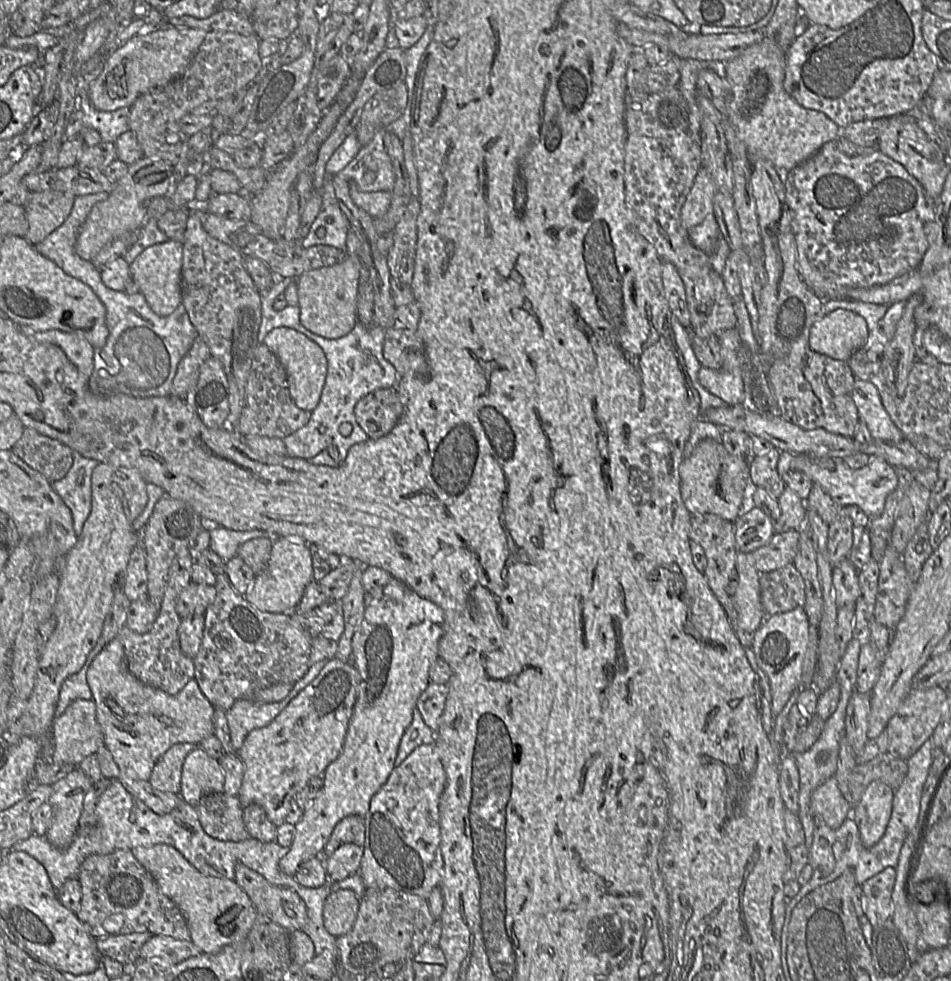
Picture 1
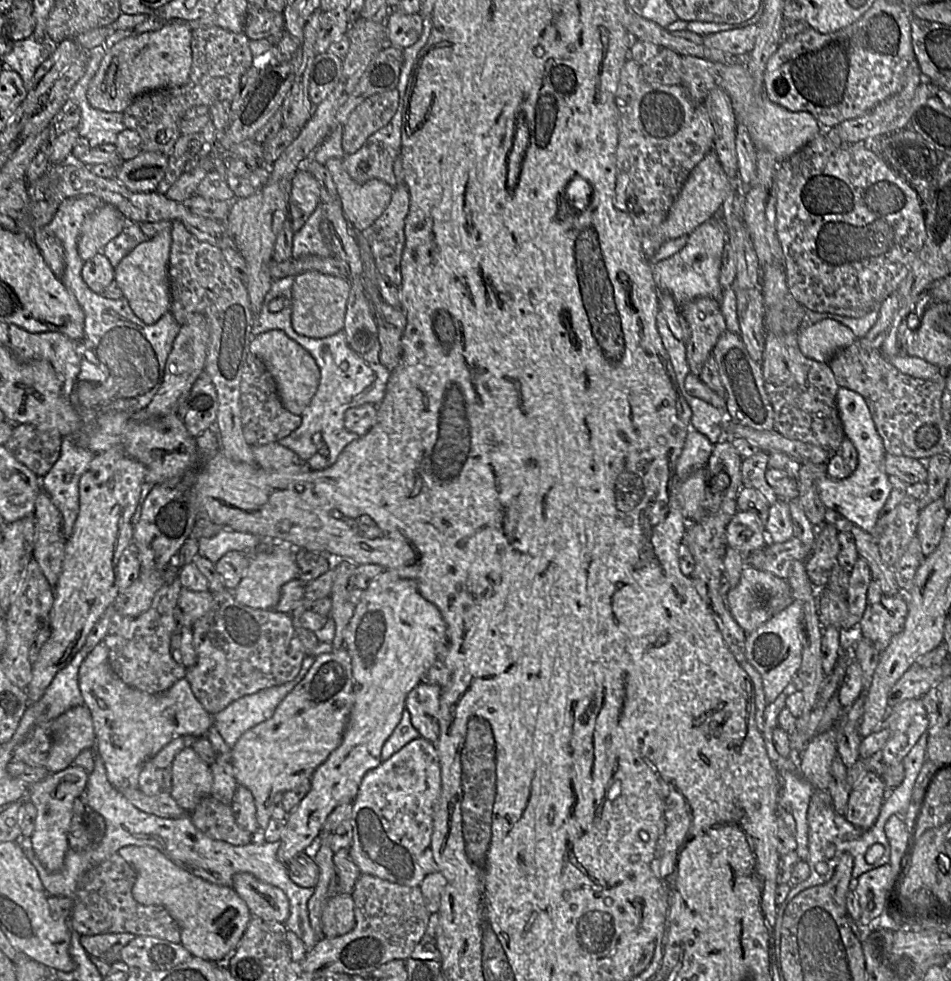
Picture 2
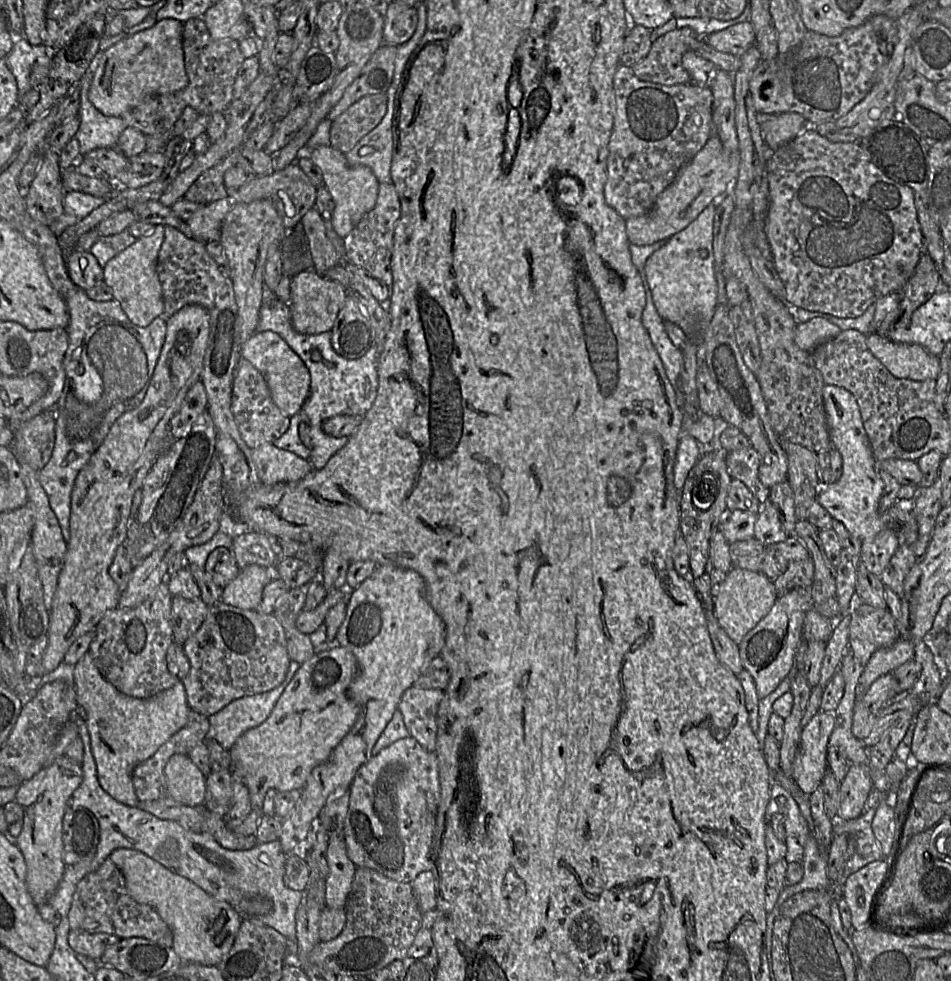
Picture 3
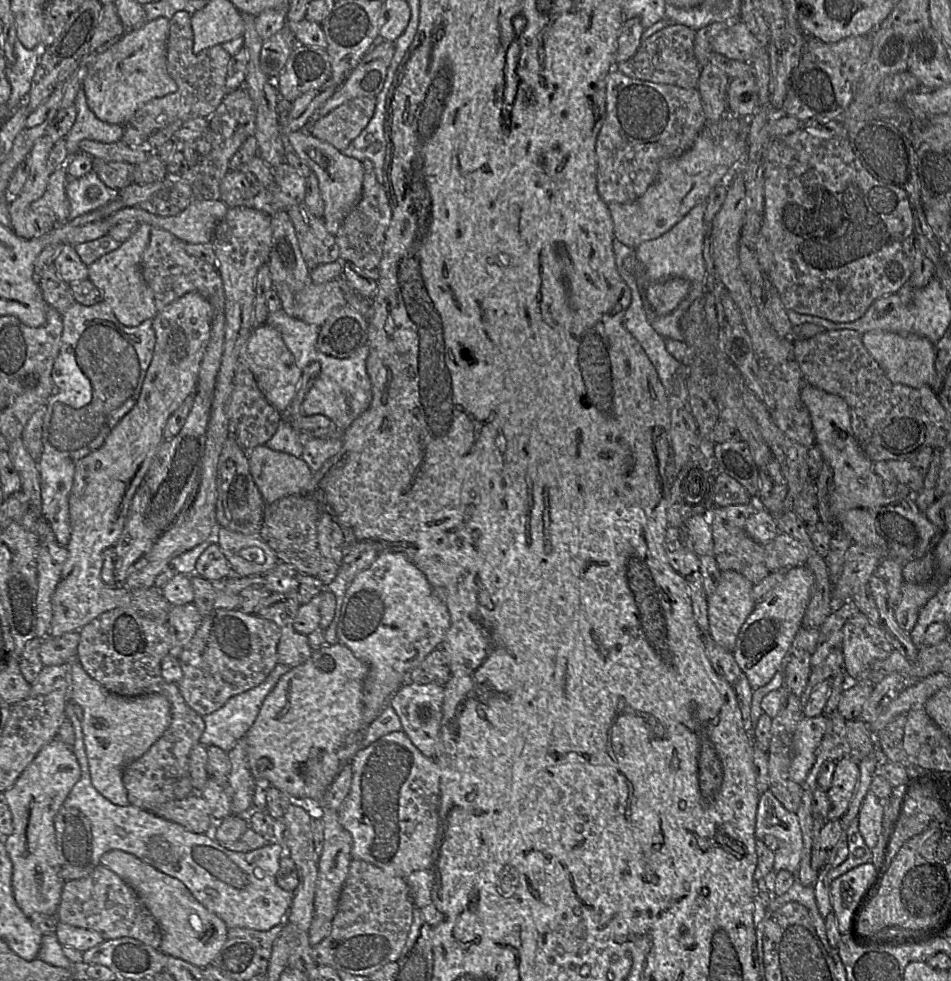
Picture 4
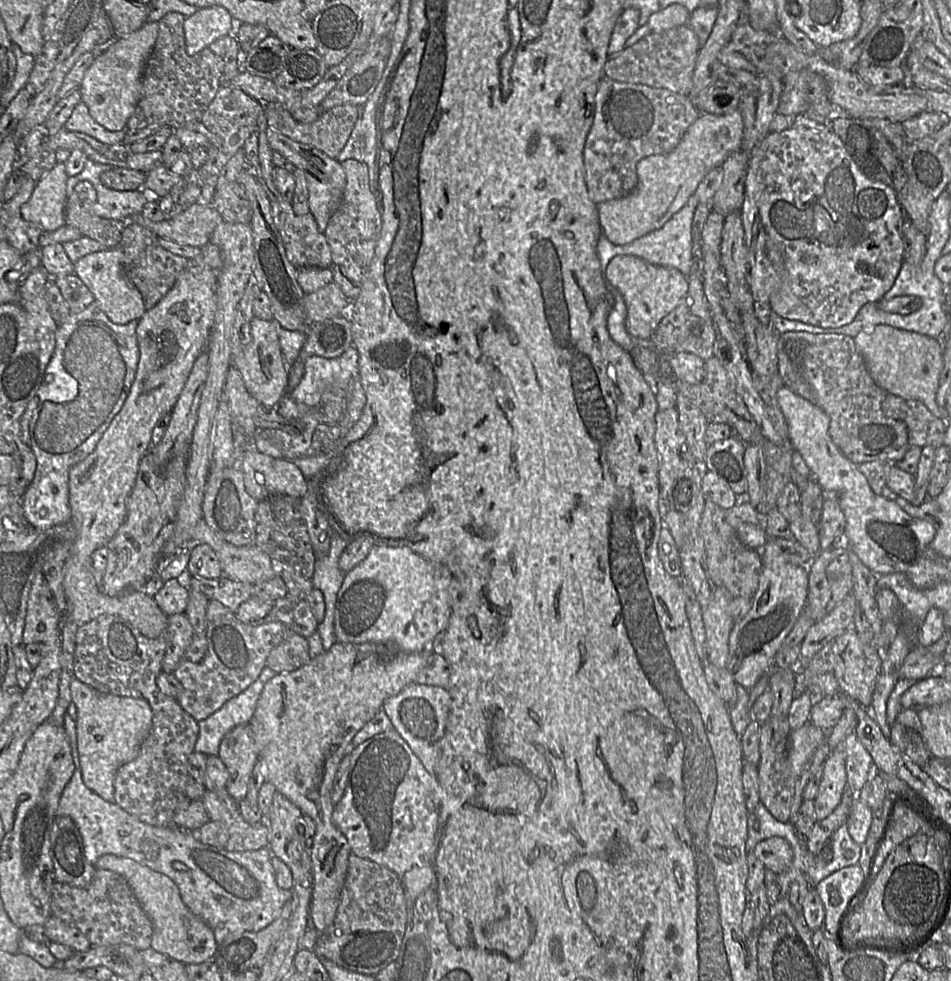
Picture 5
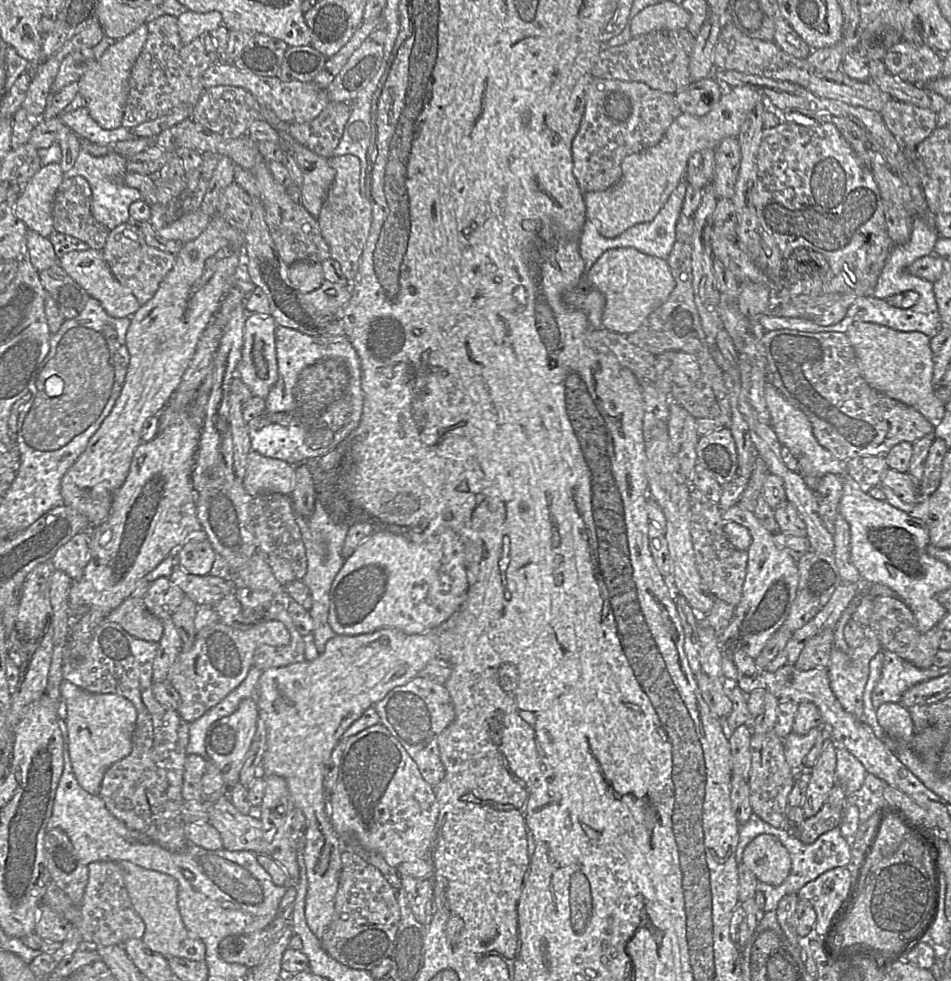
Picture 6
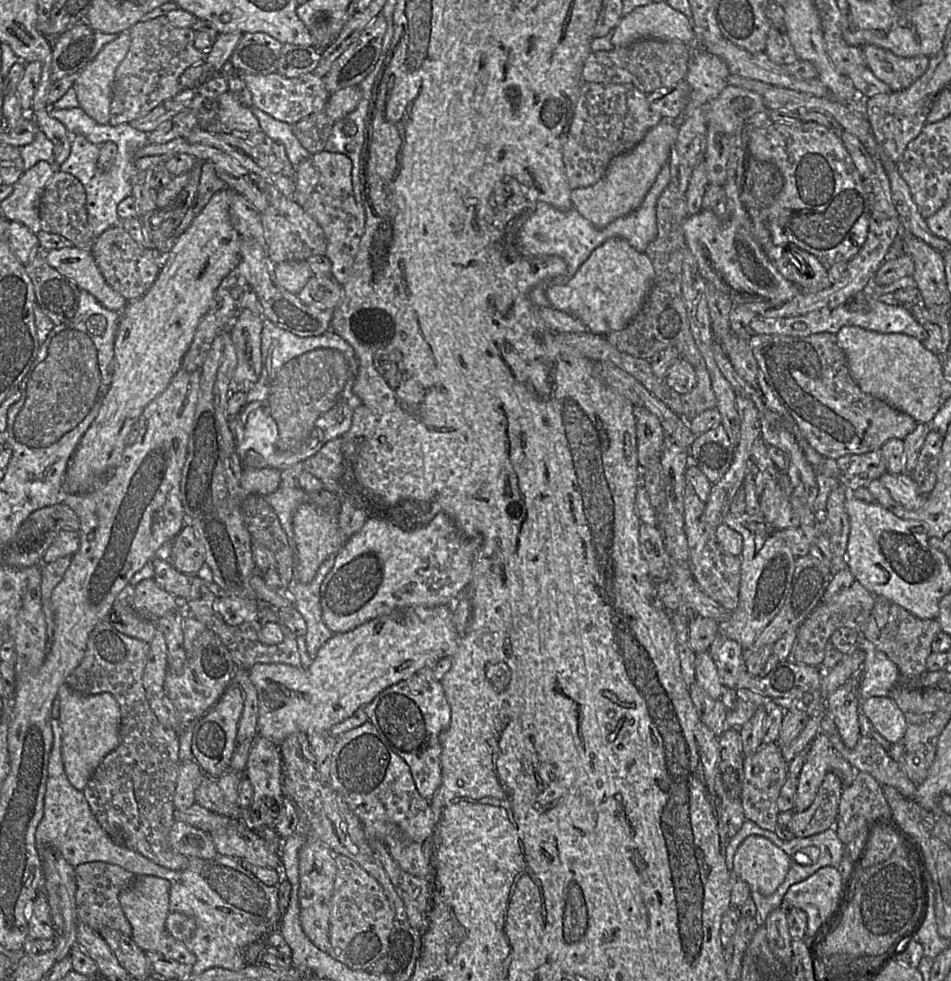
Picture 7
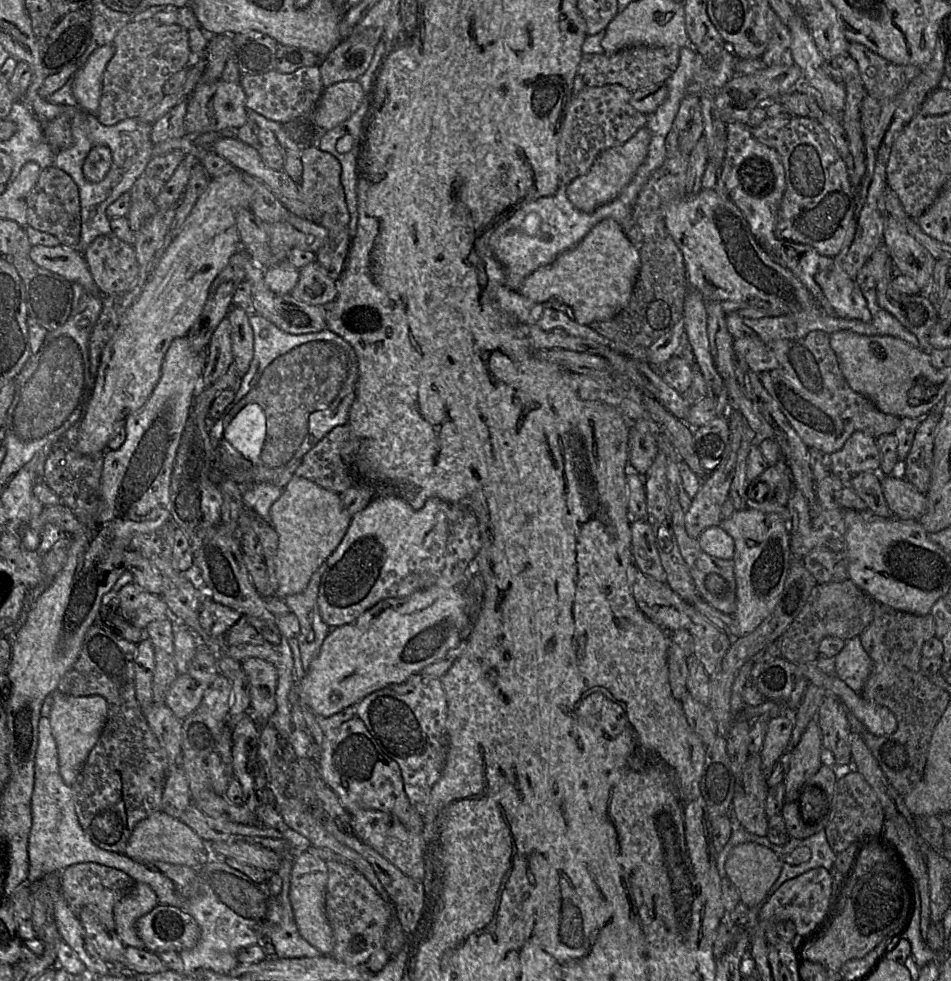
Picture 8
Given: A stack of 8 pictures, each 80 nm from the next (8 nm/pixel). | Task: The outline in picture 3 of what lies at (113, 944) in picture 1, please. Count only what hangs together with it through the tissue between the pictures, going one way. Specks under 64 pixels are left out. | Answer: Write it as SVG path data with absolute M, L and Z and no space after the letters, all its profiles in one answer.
M71 929L68 934L68 944L76 952L97 961L104 951L121 939L106 933L89 933L82 930Z

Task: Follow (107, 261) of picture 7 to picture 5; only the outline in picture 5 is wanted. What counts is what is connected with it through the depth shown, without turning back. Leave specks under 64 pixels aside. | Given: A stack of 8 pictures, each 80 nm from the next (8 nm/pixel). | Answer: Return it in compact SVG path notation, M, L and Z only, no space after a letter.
M128 222L124 227L118 247L124 252L123 271L141 293L146 310L154 307L170 291L191 262L191 259L164 249L154 232L134 222Z

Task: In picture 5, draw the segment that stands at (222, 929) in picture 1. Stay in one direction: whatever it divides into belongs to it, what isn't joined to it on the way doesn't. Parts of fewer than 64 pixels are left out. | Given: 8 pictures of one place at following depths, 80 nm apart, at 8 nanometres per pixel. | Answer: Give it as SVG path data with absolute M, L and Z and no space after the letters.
M104 855L96 862L97 869L113 871L124 878L134 896L153 923L151 948L184 964L200 964L214 960L218 944L213 930L193 914L181 899L180 891L168 876L132 859Z

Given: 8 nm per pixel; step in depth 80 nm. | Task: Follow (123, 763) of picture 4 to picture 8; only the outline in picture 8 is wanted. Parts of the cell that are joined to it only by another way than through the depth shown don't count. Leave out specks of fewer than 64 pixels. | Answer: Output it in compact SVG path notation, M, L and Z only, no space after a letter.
M55 691L49 721L56 741L60 774L71 786L81 771L90 751L99 740L108 713L107 701L99 695L75 697Z

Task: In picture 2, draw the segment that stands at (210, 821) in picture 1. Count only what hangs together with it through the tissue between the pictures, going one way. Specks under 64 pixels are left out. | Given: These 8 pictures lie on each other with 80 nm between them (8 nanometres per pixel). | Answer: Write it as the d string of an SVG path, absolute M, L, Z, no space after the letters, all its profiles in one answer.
M211 795L202 798L190 816L198 830L215 840L242 846L255 838L237 824L231 805L223 804Z

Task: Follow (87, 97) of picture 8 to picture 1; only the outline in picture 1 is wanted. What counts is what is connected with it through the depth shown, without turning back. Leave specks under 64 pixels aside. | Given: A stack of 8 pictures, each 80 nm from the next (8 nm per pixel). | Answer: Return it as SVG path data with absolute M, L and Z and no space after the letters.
M163 26L148 33L139 33L123 42L107 58L102 72L89 87L89 99L100 111L131 107L142 94L180 77L192 62L207 31L194 28Z

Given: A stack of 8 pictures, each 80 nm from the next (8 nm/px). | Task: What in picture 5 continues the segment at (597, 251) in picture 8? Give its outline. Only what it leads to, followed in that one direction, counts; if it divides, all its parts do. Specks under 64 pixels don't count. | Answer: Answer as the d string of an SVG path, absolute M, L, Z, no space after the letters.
M617 255L613 257L603 270L606 281L623 297L627 314L625 327L634 338L648 340L661 320L675 309L688 291L687 275L676 268L653 265L639 257L632 255Z

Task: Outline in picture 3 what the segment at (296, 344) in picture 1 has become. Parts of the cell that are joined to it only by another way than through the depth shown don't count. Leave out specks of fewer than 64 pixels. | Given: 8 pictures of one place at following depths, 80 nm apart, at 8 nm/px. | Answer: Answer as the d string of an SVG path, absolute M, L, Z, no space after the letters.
M270 330L253 333L243 344L241 357L251 362L263 375L270 390L273 402L284 415L292 417L301 410L310 393L311 375L302 359L279 334Z

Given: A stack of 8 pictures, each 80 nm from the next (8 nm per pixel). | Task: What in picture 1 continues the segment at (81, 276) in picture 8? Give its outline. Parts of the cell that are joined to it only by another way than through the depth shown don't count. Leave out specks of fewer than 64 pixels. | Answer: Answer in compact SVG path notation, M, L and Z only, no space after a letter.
M168 240L146 248L130 263L131 280L137 285L138 292L145 297L152 311L159 316L171 314L181 304L182 260L182 243Z

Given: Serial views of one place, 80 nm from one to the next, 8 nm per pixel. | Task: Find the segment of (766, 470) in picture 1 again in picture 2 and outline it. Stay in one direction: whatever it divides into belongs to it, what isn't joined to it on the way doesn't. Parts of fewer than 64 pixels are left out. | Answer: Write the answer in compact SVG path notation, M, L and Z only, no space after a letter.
M759 451L749 457L743 458L741 463L741 477L743 484L759 491L770 504L778 500L778 495L765 478L769 454Z

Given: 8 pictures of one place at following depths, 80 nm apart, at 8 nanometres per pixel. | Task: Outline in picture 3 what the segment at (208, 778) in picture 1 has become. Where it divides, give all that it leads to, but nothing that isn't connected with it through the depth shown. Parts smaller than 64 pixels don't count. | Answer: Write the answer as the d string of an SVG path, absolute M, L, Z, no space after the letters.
M174 755L165 768L167 794L190 807L204 806L206 778L189 755Z

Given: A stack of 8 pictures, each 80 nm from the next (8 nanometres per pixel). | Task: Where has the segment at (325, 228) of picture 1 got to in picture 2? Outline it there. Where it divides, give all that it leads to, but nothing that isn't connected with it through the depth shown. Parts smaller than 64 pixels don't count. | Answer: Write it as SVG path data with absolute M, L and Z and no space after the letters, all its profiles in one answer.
M325 200L320 201L319 206L310 216L306 224L293 237L293 248L291 258L302 258L308 255L326 257L333 254L330 244L328 244L320 231L321 223L326 220L324 216Z

